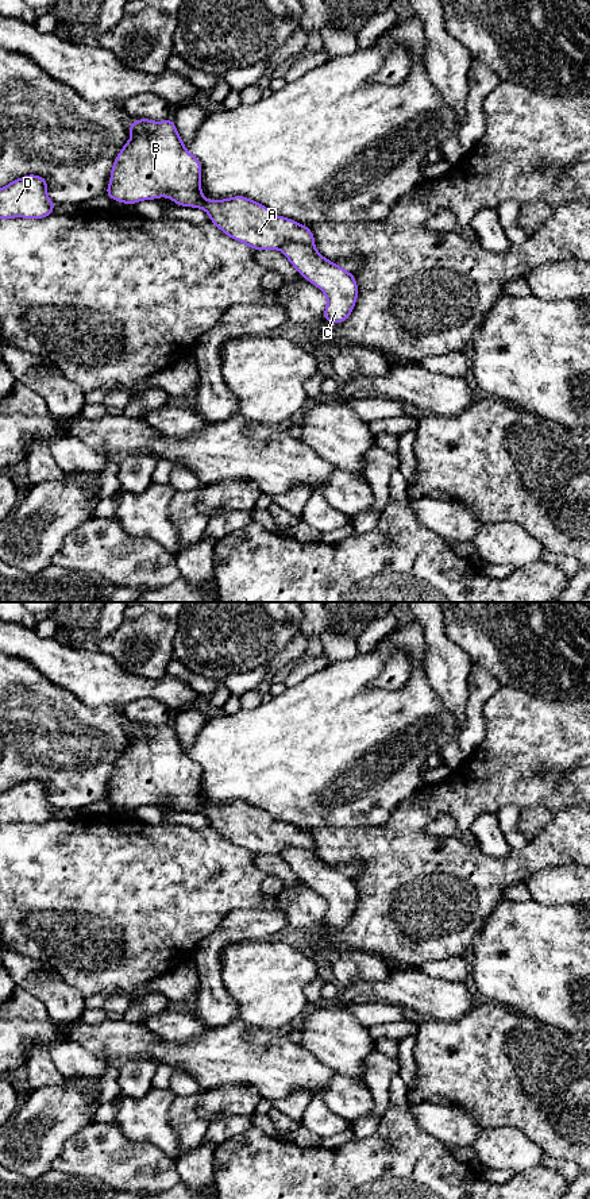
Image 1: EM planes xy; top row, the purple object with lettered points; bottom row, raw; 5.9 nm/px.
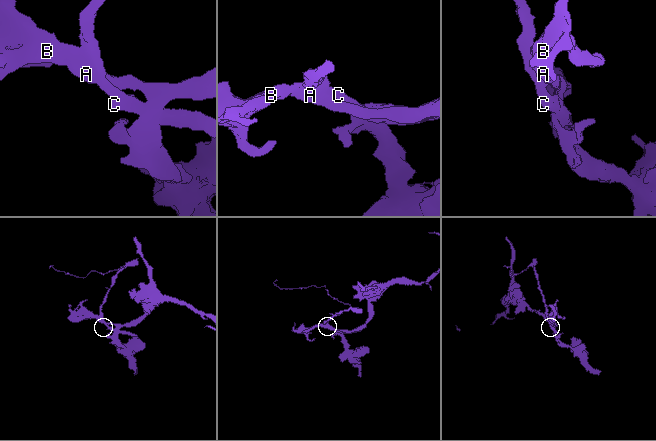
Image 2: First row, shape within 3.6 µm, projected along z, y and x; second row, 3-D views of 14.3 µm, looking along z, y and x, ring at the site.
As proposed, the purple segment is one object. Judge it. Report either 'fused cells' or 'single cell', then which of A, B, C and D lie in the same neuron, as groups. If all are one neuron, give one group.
fused cells; A B D / C

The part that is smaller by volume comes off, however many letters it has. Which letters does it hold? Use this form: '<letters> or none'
C

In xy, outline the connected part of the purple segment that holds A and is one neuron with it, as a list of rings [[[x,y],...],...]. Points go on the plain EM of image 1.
[[[139,724],[128,732],[131,743],[112,770],[107,793],[112,805],[135,809],[167,802],[177,810],[201,813],[225,840],[252,855],[281,855],[289,847],[315,852],[315,841],[306,830],[275,821],[251,803],[205,803],[200,766],[185,753],[171,724]]]

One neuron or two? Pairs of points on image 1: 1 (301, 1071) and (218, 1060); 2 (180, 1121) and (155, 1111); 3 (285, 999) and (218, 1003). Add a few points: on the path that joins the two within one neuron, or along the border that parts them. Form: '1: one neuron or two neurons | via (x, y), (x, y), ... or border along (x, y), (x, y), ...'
1: one neuron | via (281, 1067), (276, 1067), (265, 1060), (238, 1060)
2: two neurons | border along (174, 1095), (169, 1124), (178, 1147)
3: two neurons | border along (219, 975), (238, 1007), (239, 1018)

